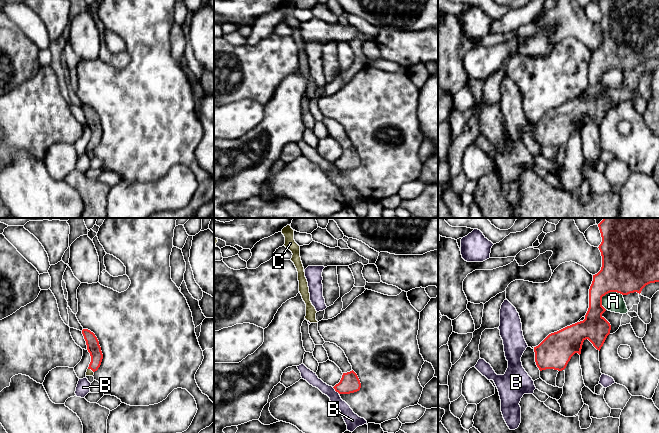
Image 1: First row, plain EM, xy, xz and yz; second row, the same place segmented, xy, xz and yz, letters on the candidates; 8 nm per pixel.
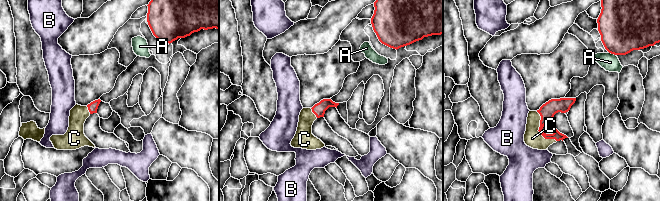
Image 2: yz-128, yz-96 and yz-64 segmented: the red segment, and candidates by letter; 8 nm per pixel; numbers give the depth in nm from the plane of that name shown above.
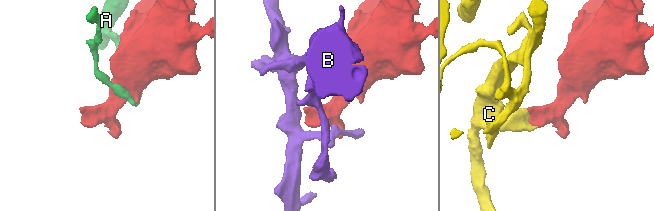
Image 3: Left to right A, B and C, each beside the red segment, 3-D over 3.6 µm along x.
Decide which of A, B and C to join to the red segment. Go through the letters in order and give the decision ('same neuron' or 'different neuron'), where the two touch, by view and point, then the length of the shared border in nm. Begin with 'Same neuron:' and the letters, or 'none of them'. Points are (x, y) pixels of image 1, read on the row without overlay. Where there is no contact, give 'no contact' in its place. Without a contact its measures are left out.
Same neuron: C
A: different neuron; contact yz (608, 68); length 200 nm
B: different neuron; contact xz (336, 167); length 80 nm
C: same neuron; contact xy (91, 145); length 60 nm

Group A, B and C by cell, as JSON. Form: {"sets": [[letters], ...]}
{"sets": [["A"], ["B"], ["C"]]}

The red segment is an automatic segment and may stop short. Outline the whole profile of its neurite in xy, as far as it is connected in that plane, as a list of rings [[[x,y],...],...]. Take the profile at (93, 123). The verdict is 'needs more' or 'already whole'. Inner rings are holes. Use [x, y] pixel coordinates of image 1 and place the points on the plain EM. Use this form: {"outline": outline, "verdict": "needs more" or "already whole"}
{"outline": [[[83,105],[82,110],[86,117],[87,126],[91,132],[91,138],[87,145],[86,152],[93,152],[94,148],[97,147],[101,141],[103,130],[99,121],[99,117],[93,108],[88,105]]], "verdict": "needs more"}

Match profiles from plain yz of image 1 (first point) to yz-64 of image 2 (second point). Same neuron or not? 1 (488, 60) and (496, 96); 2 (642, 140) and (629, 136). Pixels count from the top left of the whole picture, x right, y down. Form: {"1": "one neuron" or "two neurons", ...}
{"1": "two neurons", "2": "one neuron"}

